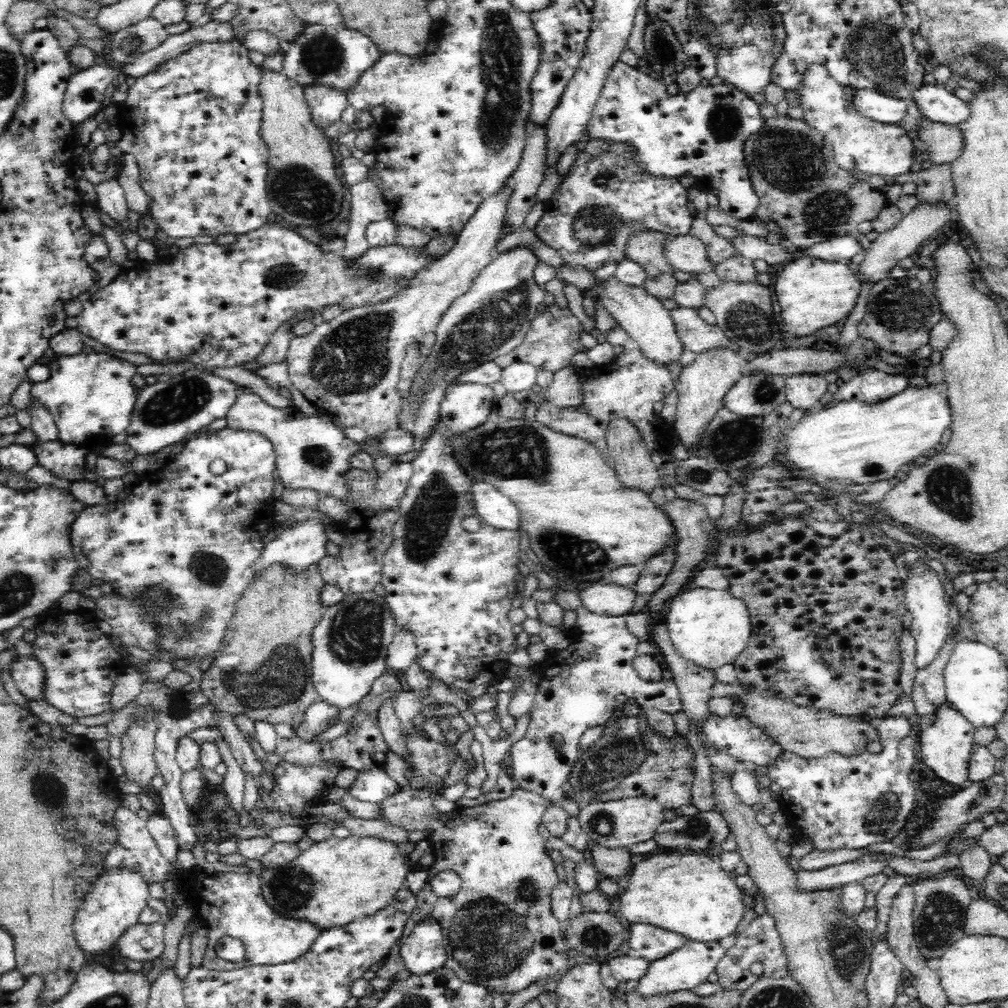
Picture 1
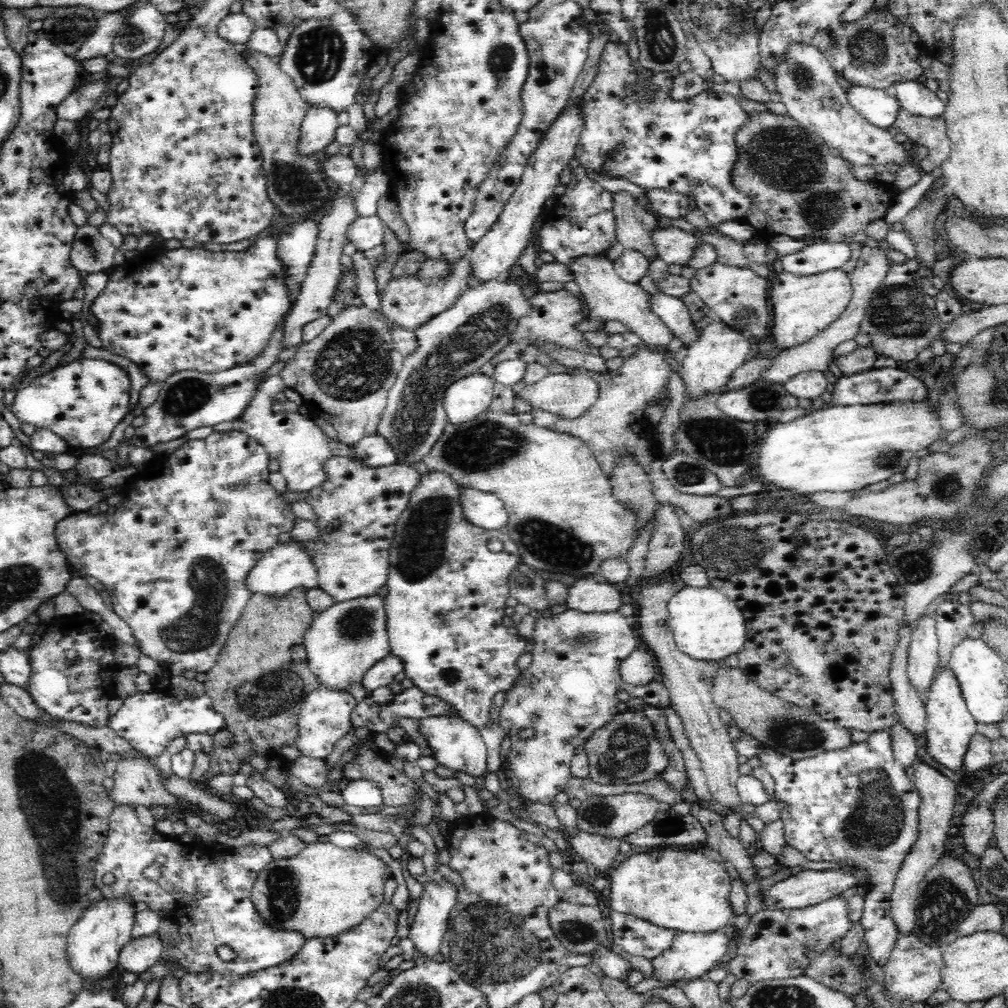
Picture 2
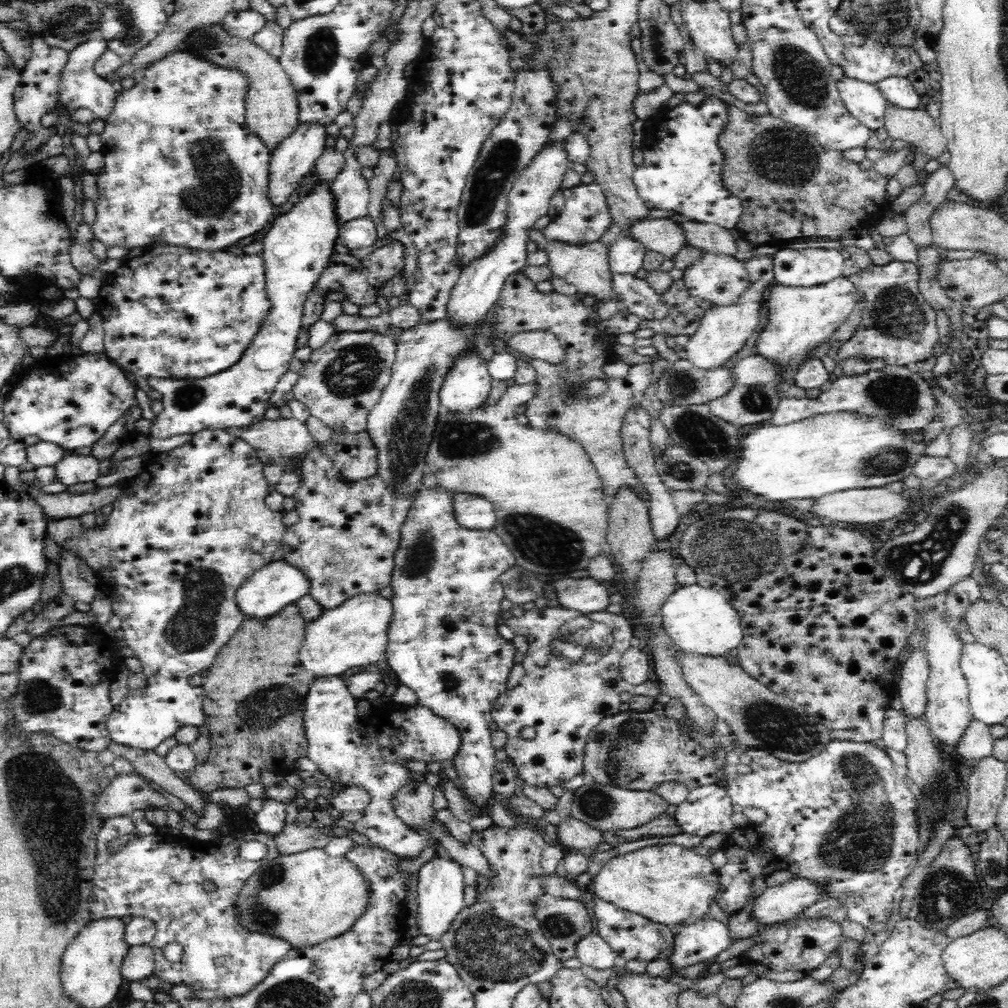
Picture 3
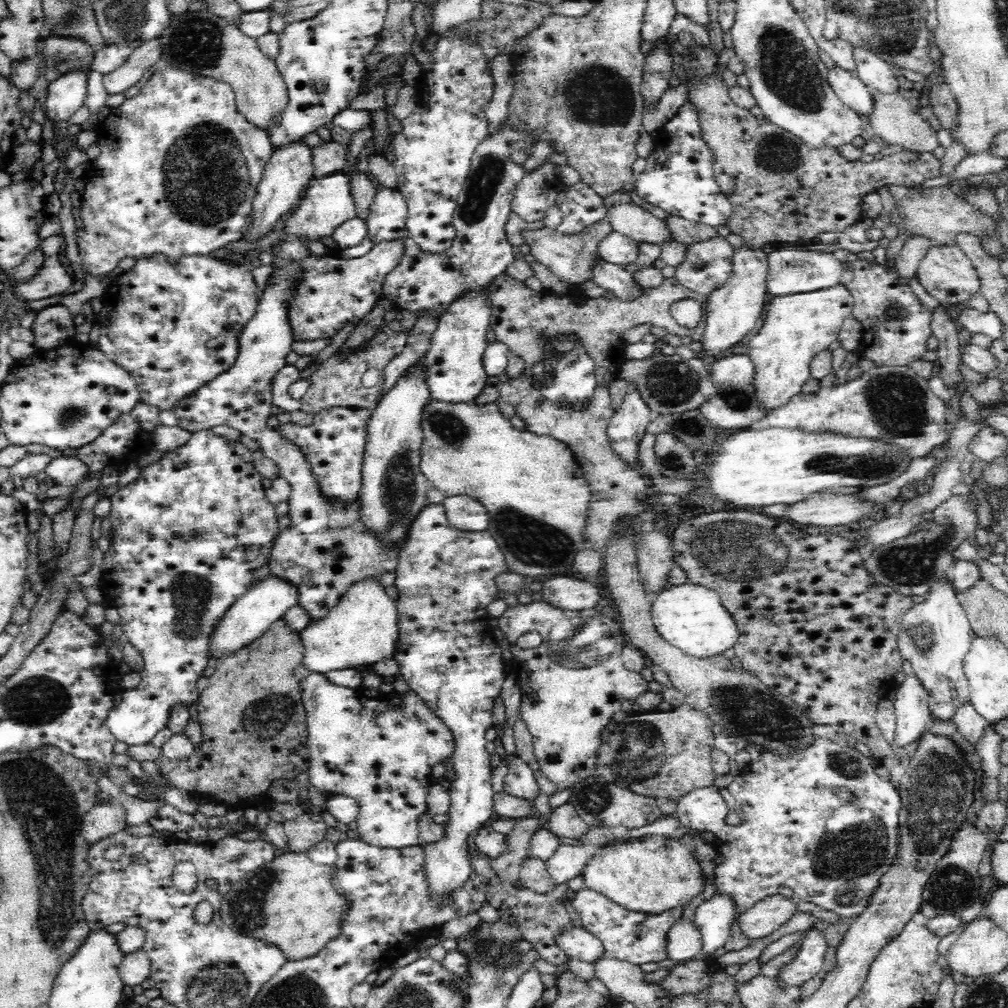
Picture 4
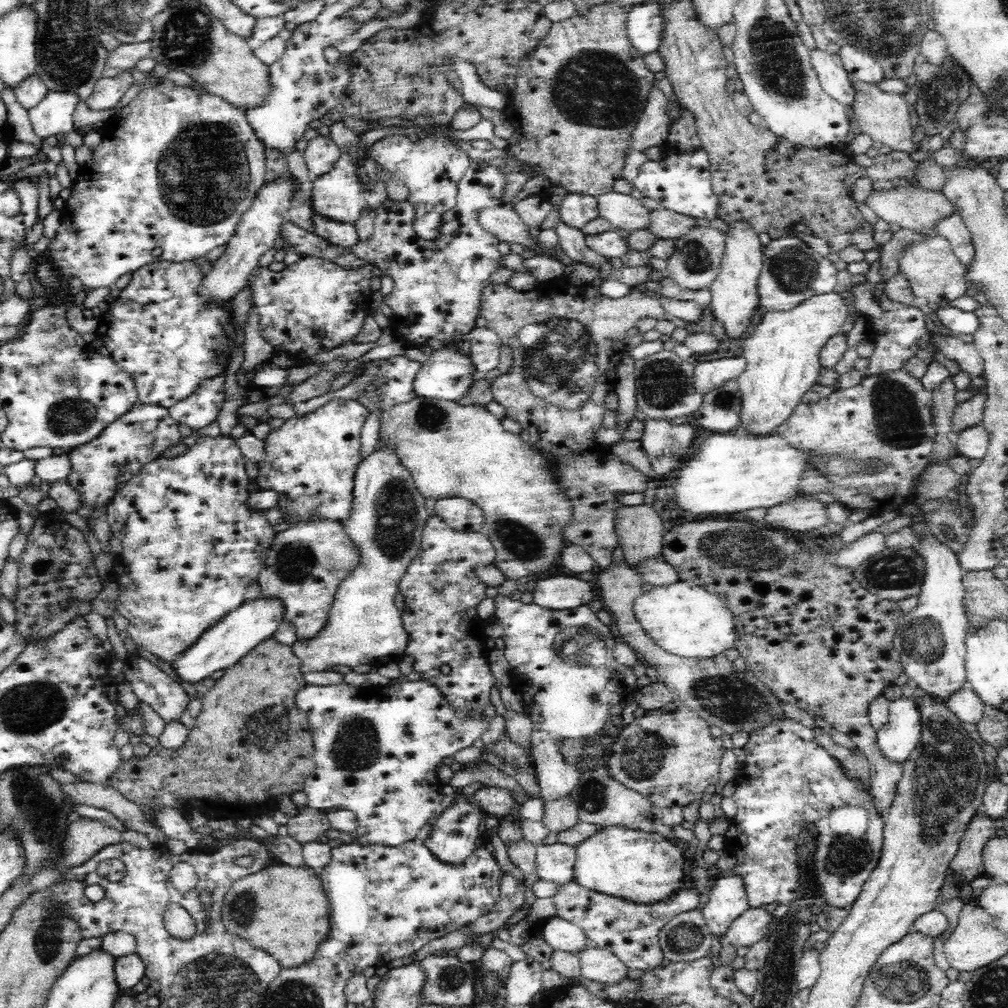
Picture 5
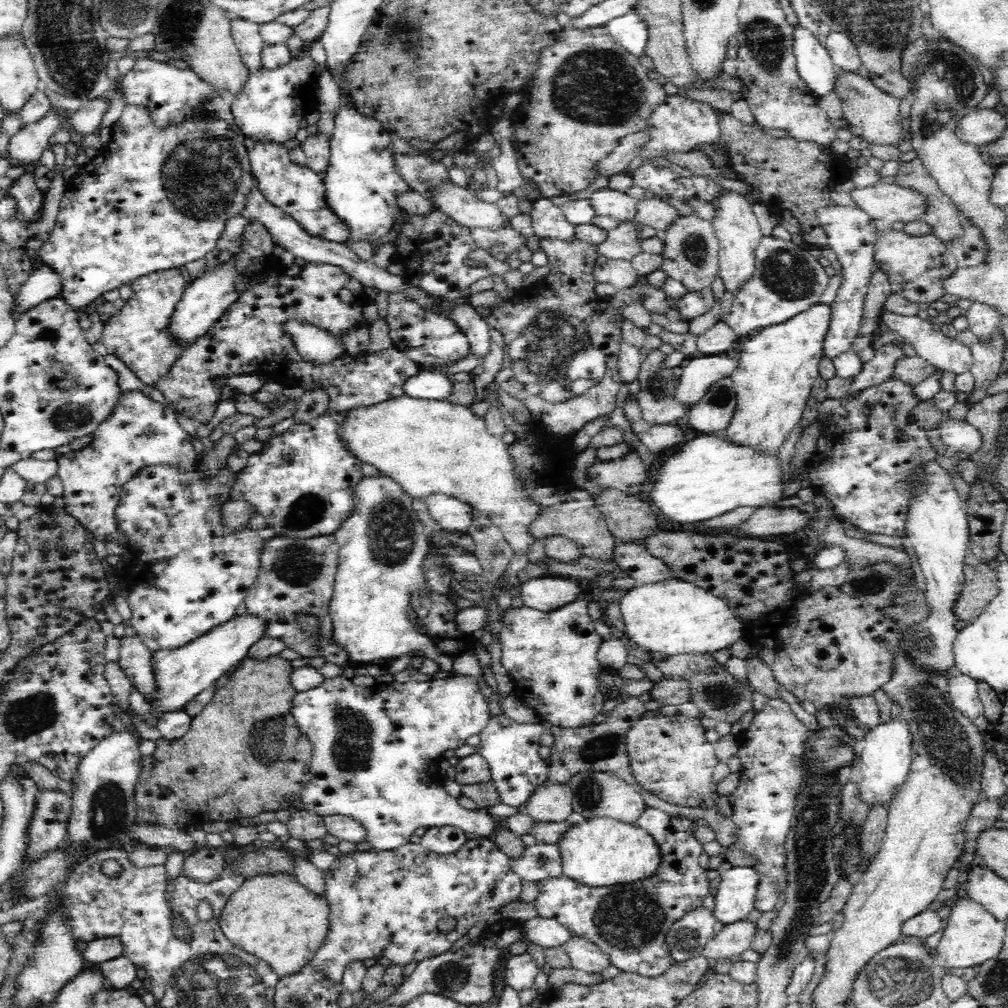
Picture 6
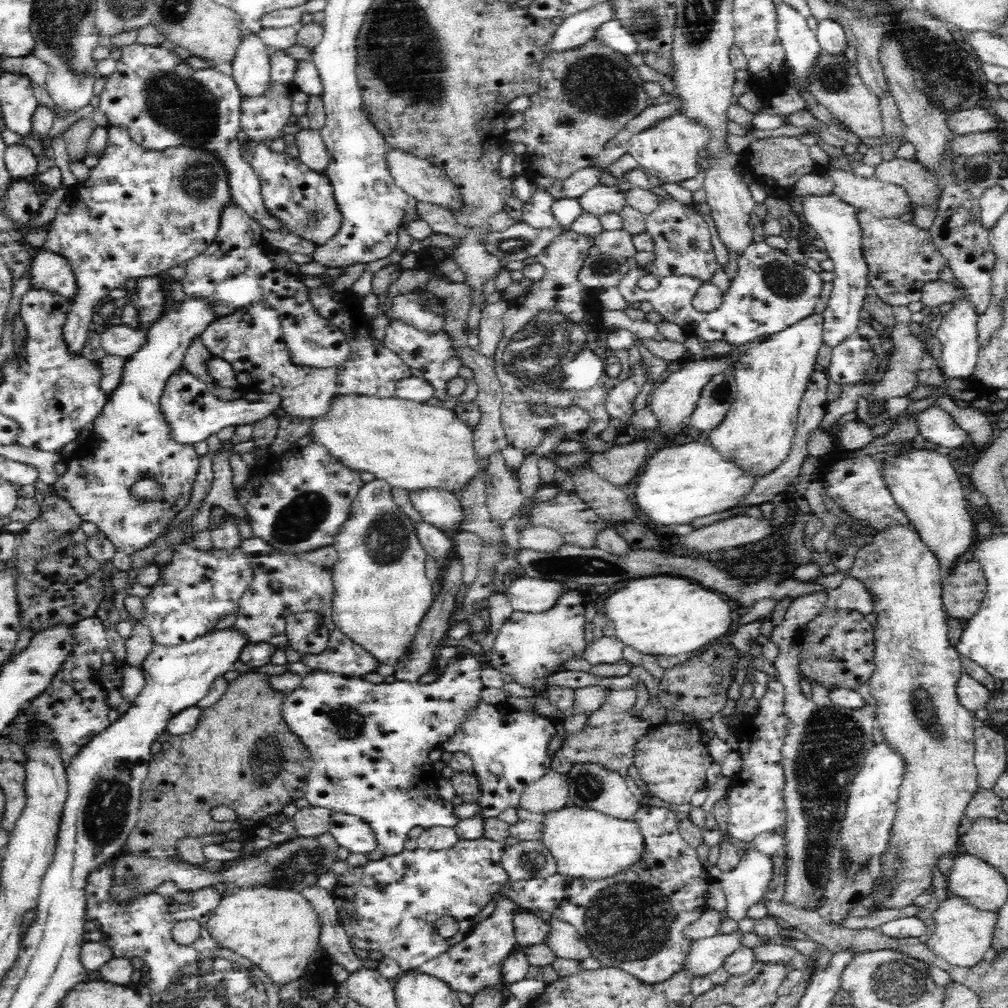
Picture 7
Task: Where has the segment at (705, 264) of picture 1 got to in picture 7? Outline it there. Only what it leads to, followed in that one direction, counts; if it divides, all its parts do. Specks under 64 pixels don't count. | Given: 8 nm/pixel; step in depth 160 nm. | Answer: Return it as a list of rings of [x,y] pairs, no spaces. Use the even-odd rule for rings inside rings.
[[[601,183],[579,196],[578,202],[584,212],[598,217],[601,214],[619,213],[627,204],[624,192],[619,191],[616,186],[607,186]]]

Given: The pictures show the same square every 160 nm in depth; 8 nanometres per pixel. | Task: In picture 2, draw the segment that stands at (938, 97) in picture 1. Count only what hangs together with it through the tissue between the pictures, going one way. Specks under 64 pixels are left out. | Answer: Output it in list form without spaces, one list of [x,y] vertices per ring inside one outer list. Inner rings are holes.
[[[917,80],[896,83],[885,92],[898,100],[902,110],[916,116],[942,118],[943,113],[946,112],[946,101],[940,100],[936,92],[932,92]]]

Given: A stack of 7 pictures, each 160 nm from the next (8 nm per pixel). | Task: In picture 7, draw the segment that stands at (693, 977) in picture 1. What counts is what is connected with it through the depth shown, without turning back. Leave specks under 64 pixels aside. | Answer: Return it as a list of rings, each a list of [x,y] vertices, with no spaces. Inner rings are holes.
[[[751,847],[740,858],[738,866],[717,876],[726,895],[728,918],[743,920],[748,910],[763,900],[768,882],[772,880],[771,857]]]

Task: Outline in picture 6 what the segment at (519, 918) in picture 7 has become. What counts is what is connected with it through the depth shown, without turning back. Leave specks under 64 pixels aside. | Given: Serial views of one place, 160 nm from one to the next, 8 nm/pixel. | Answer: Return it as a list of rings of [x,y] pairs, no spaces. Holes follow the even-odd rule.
[[[535,917],[520,925],[530,942],[543,949],[562,947],[575,936],[554,918]]]

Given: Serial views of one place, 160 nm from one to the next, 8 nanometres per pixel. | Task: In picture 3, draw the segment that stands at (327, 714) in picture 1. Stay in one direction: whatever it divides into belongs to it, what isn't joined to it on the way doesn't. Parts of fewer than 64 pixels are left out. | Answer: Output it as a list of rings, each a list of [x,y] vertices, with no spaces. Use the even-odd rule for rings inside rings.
[[[340,675],[315,677],[314,682],[310,685],[305,698],[303,725],[308,743],[307,757],[310,758],[310,760],[313,760],[313,762],[316,763],[317,769],[322,771],[327,778],[334,783],[340,782],[340,784],[343,784],[344,787],[362,787],[362,789],[366,789],[367,794],[370,795],[370,801],[367,803],[366,808],[364,808],[362,812],[363,817],[358,819],[354,825],[352,825],[352,830],[359,832],[360,834],[364,834],[364,836],[367,836],[373,844],[377,844],[377,846],[382,849],[394,852],[394,854],[397,854],[398,856],[405,856],[405,858],[416,858],[416,856],[422,852],[424,846],[428,844],[429,838],[421,831],[416,832],[414,829],[411,829],[410,825],[406,824],[396,813],[396,806],[393,804],[393,800],[397,798],[397,792],[400,791],[406,783],[412,782],[412,780],[410,780],[410,772],[408,772],[406,768],[398,766],[398,760],[406,760],[406,762],[408,762],[408,760],[424,760],[424,762],[452,760],[452,758],[456,756],[456,752],[458,752],[459,745],[462,744],[462,735],[460,735],[460,731],[454,728],[454,725],[450,724],[450,721],[437,716],[431,711],[430,708],[423,706],[423,704],[420,704],[419,702],[407,706],[404,704],[397,704],[390,699],[386,700],[383,705],[379,705],[379,716],[380,726],[378,726],[378,722],[374,722],[374,724],[362,724],[362,720],[356,716],[356,697],[351,695],[351,692],[348,690],[344,680],[340,678]]]

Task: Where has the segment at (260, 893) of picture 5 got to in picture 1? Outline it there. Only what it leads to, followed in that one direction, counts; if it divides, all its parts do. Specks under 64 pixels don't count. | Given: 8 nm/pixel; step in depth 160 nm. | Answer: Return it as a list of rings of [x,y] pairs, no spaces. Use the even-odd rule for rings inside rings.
[[[333,834],[326,840],[315,842],[310,848],[300,851],[288,864],[262,869],[259,877],[262,895],[277,915],[292,920],[306,920],[321,930],[330,930],[364,920],[382,911],[394,900],[396,892],[405,886],[408,872],[402,851],[396,843],[378,837],[350,835],[340,838]]]

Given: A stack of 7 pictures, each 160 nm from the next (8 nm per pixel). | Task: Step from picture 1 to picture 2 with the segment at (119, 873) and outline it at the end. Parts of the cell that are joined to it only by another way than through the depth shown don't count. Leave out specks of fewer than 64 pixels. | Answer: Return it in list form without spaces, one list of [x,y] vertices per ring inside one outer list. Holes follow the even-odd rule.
[[[95,898],[88,911],[74,924],[67,939],[67,957],[76,975],[98,980],[108,977],[120,965],[120,952],[133,938],[132,931],[137,916],[134,905],[130,899]]]

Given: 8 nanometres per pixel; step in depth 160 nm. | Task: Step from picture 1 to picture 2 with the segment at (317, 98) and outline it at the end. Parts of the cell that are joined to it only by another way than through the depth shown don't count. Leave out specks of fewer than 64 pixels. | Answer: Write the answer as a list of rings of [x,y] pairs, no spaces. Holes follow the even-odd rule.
[[[310,106],[300,126],[298,155],[312,156],[326,148],[335,139],[339,127],[336,111],[328,107]]]

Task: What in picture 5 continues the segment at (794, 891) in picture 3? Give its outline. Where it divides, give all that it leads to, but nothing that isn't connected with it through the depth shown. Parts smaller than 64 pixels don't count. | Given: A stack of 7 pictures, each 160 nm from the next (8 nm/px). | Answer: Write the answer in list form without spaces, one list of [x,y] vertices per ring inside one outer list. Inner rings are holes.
[[[764,907],[750,908],[742,913],[730,926],[724,940],[735,948],[750,947],[760,940],[765,939],[769,932],[770,923],[775,921],[772,913]]]

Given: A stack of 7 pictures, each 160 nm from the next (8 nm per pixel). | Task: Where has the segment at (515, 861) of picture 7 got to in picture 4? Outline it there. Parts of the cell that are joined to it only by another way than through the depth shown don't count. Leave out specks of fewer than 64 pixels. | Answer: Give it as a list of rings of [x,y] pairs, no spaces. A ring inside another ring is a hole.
[[[560,844],[556,852],[545,861],[546,869],[556,884],[562,884],[576,876],[580,876],[590,858],[587,846],[573,846]]]

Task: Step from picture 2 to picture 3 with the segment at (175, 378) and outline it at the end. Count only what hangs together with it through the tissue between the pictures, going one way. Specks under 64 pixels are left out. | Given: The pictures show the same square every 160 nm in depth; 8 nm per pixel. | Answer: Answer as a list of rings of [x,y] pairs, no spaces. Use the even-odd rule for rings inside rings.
[[[319,181],[289,211],[271,224],[263,240],[264,284],[270,310],[258,332],[234,366],[205,379],[152,379],[152,388],[162,395],[162,411],[151,420],[148,438],[172,438],[178,434],[196,434],[202,430],[246,428],[265,416],[268,399],[278,379],[286,374],[297,349],[302,308],[321,272],[334,252],[339,228],[334,214],[330,181]]]

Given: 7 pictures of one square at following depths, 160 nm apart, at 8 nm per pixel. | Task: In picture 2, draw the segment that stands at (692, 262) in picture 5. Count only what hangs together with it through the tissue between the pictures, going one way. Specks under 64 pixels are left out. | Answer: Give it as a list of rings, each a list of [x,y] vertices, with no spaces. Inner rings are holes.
[[[715,261],[698,269],[697,275],[690,279],[690,288],[706,303],[710,312],[730,328],[746,332],[757,338],[757,342],[765,340],[770,334],[770,326],[766,325],[766,322],[770,322],[766,305],[768,280],[751,269]]]

